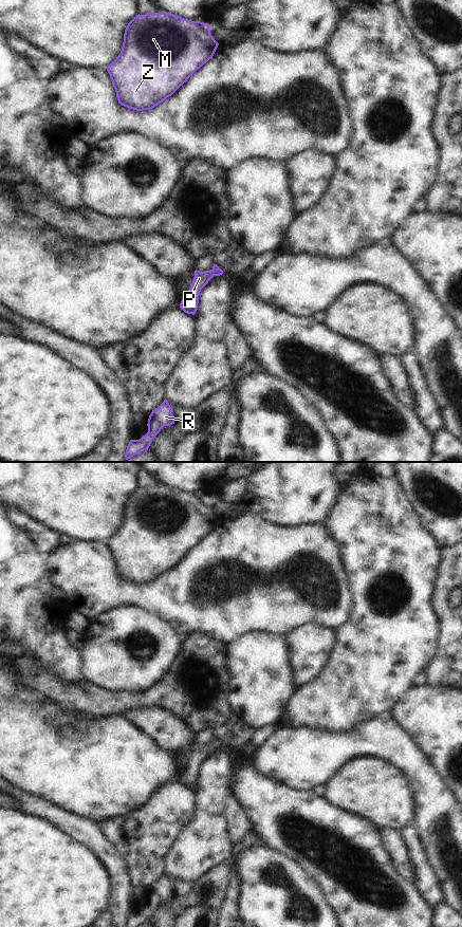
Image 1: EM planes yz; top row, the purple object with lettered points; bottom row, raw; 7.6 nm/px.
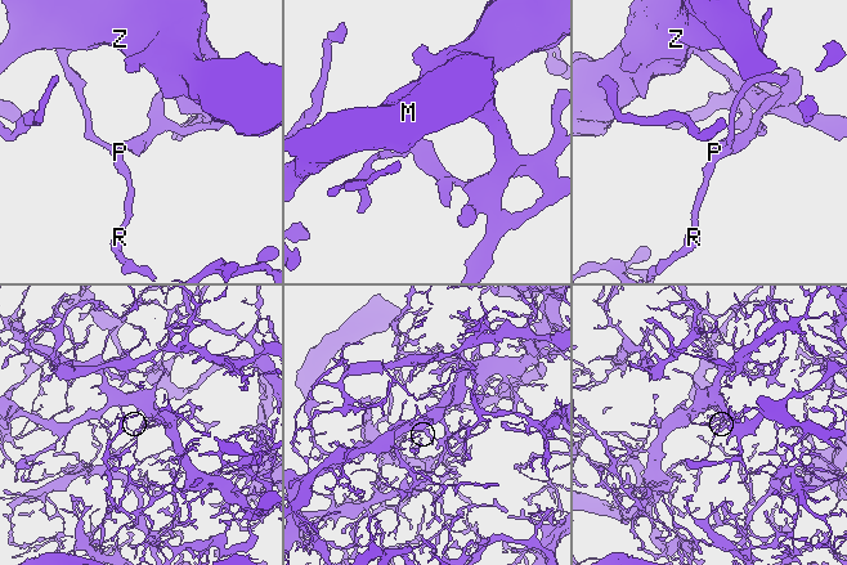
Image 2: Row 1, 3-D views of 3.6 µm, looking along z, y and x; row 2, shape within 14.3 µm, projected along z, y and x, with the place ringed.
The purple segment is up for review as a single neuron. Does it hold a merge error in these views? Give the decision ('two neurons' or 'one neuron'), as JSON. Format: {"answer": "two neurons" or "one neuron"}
{"answer": "one neuron"}

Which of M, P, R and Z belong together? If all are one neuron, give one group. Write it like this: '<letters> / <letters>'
M P R Z

